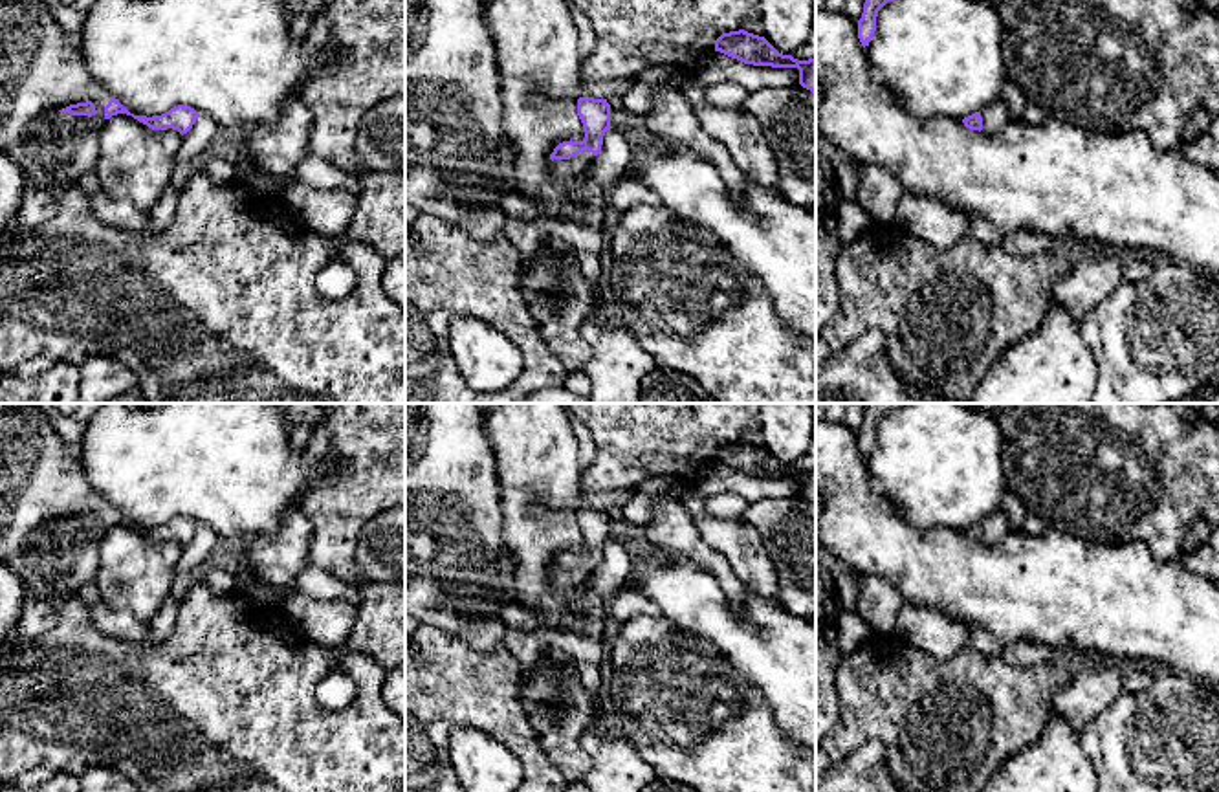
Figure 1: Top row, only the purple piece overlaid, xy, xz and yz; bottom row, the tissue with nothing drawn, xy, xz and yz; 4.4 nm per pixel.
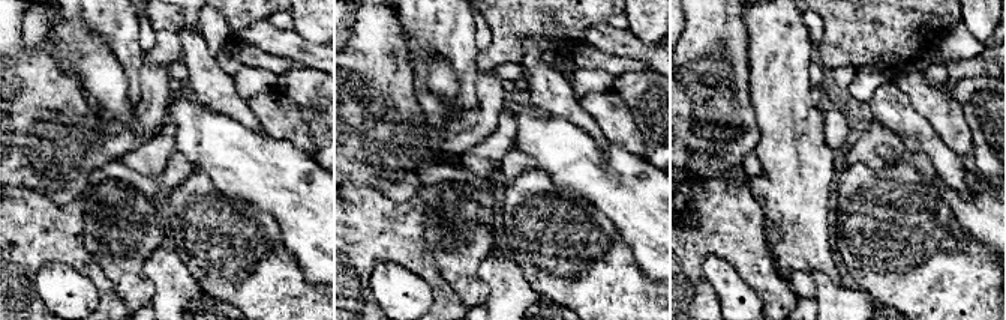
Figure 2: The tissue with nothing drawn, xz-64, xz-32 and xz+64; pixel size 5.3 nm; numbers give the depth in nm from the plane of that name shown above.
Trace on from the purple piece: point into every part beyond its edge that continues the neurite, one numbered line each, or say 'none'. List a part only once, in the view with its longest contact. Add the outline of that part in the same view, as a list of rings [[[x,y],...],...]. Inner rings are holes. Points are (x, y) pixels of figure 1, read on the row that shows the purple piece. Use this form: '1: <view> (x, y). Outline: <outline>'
1: xy (41, 68). Outline: [[[0,0],[0,152],[20,167],[26,183],[59,196],[93,170],[110,97],[44,0]],[[86,101],[95,104],[92,117],[60,112]]]

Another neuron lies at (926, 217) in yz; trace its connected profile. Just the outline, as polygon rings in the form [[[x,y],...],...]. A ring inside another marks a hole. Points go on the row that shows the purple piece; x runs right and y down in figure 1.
[[[904,194],[896,207],[896,222],[911,235],[940,249],[948,249],[968,233],[964,211],[928,194]]]

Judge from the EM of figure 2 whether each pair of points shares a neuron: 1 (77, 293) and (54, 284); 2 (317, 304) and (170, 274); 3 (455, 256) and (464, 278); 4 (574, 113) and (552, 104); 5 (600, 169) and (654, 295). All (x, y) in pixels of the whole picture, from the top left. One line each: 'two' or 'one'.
1: one
2: two
3: one
4: one
5: two

